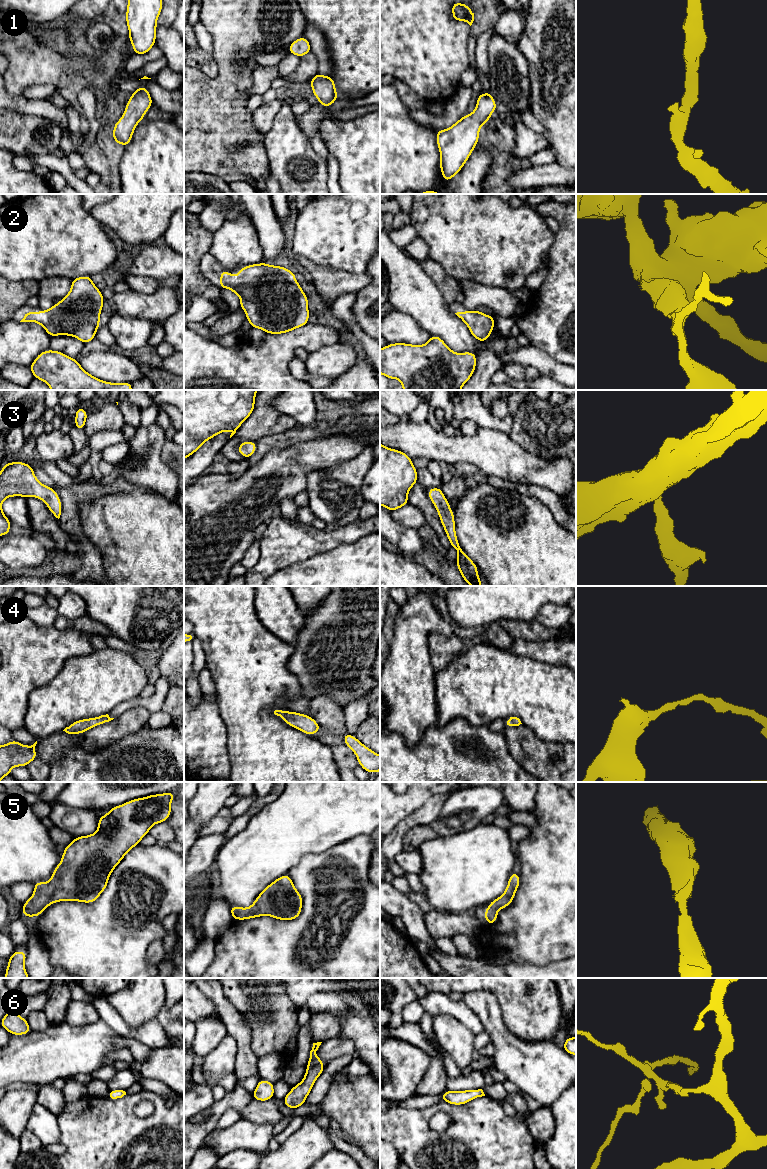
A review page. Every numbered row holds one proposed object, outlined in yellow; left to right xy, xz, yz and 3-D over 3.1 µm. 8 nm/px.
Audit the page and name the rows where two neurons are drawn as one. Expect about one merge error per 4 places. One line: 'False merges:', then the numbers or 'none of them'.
False merges: 6

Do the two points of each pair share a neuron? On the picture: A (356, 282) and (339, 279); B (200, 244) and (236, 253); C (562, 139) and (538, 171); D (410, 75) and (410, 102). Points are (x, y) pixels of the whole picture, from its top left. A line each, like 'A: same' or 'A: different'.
A: same
B: different
C: different
D: different

